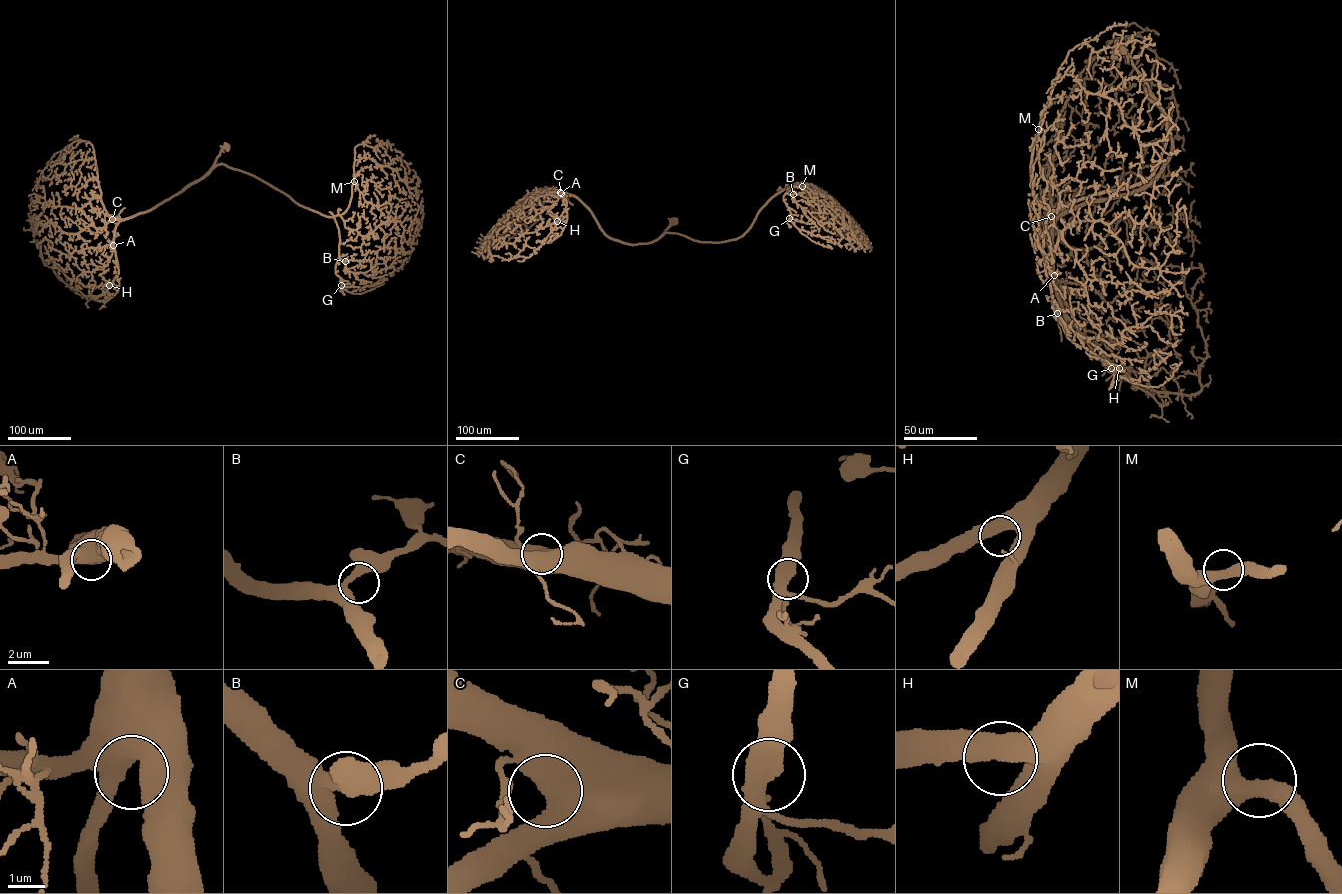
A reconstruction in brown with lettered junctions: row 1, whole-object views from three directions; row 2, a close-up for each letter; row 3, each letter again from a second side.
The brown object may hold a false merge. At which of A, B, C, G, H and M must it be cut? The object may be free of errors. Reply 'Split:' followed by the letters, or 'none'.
Split: G

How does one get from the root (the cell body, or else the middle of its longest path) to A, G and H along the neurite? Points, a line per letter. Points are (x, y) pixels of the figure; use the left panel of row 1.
A: (226, 146), (201, 177), (153, 208), (121, 220), (116, 227), (113, 245)
G: (226, 146), (214, 166), (225, 164), (252, 174), (299, 205), (334, 218), (339, 240), (335, 273), (341, 285)
H: (226, 146), (201, 177), (153, 208), (119, 222), (113, 242), (118, 273), (109, 285)

